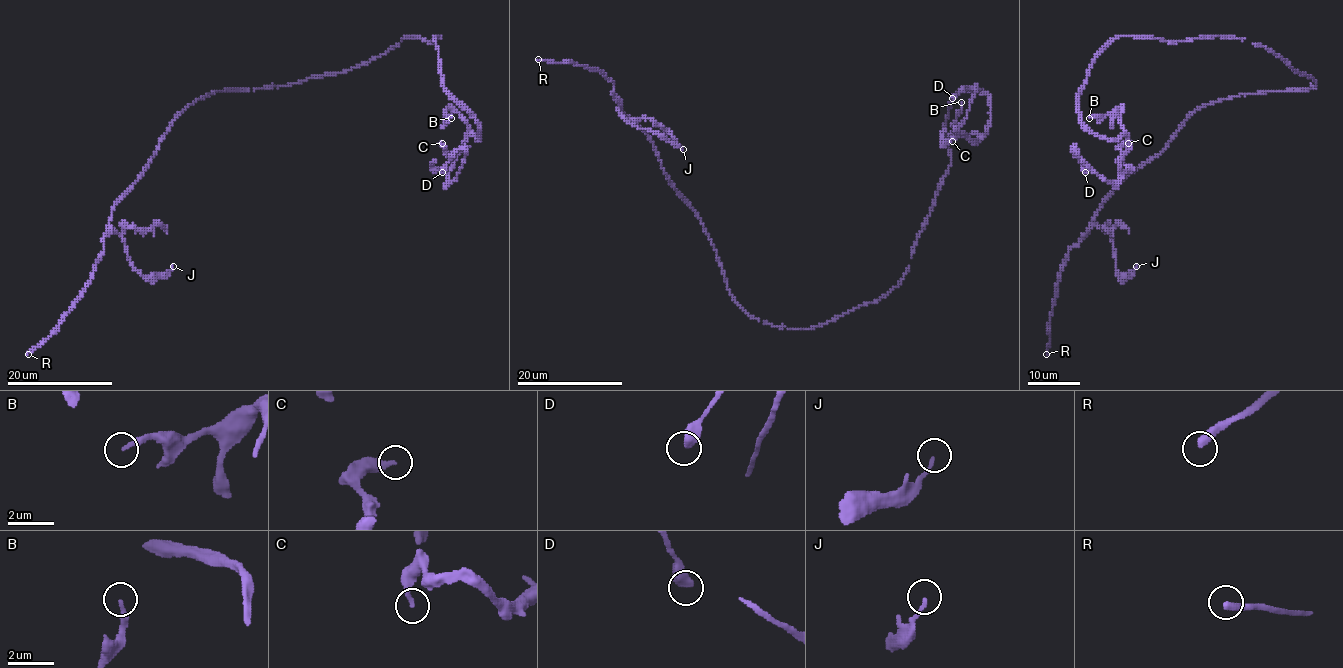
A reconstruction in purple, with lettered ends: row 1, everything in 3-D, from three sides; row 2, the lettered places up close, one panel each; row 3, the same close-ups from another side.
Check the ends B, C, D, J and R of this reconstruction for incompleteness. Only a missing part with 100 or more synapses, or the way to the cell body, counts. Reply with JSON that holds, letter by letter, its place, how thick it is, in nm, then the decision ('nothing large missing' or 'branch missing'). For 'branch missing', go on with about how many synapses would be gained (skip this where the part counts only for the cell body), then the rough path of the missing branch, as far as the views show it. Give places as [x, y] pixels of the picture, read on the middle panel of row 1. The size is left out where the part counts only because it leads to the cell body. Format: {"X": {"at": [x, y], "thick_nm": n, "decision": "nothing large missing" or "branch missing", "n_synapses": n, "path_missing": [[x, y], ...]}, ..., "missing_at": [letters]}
{"B": {"at": [961, 102], "thick_nm": 220, "decision": "nothing large missing"}, "C": {"at": [952, 141], "thick_nm": 280, "decision": "nothing large missing"}, "D": {"at": [952, 98], "thick_nm": 480, "decision": "nothing large missing"}, "J": {"at": [683, 149], "thick_nm": 150, "decision": "nothing large missing"}, "R": {"at": [538, 59], "thick_nm": 320, "decision": "nothing large missing"}, "missing_at": []}

